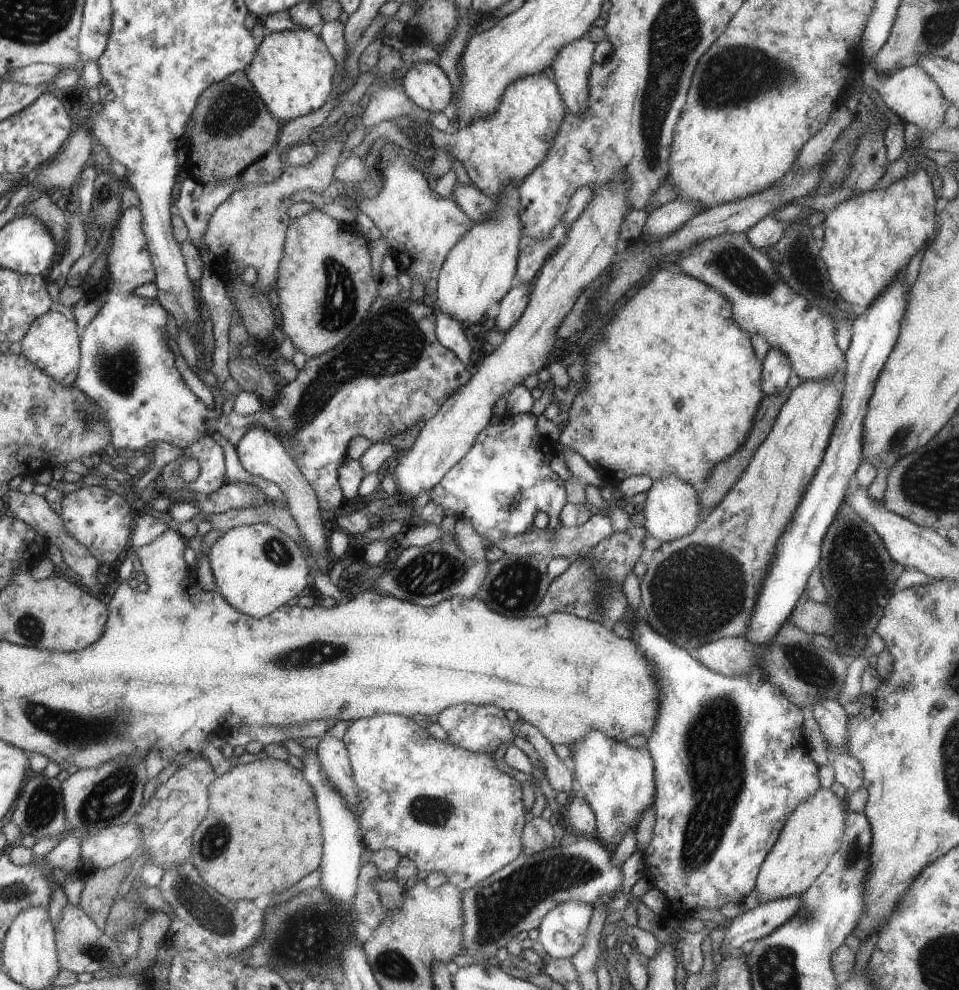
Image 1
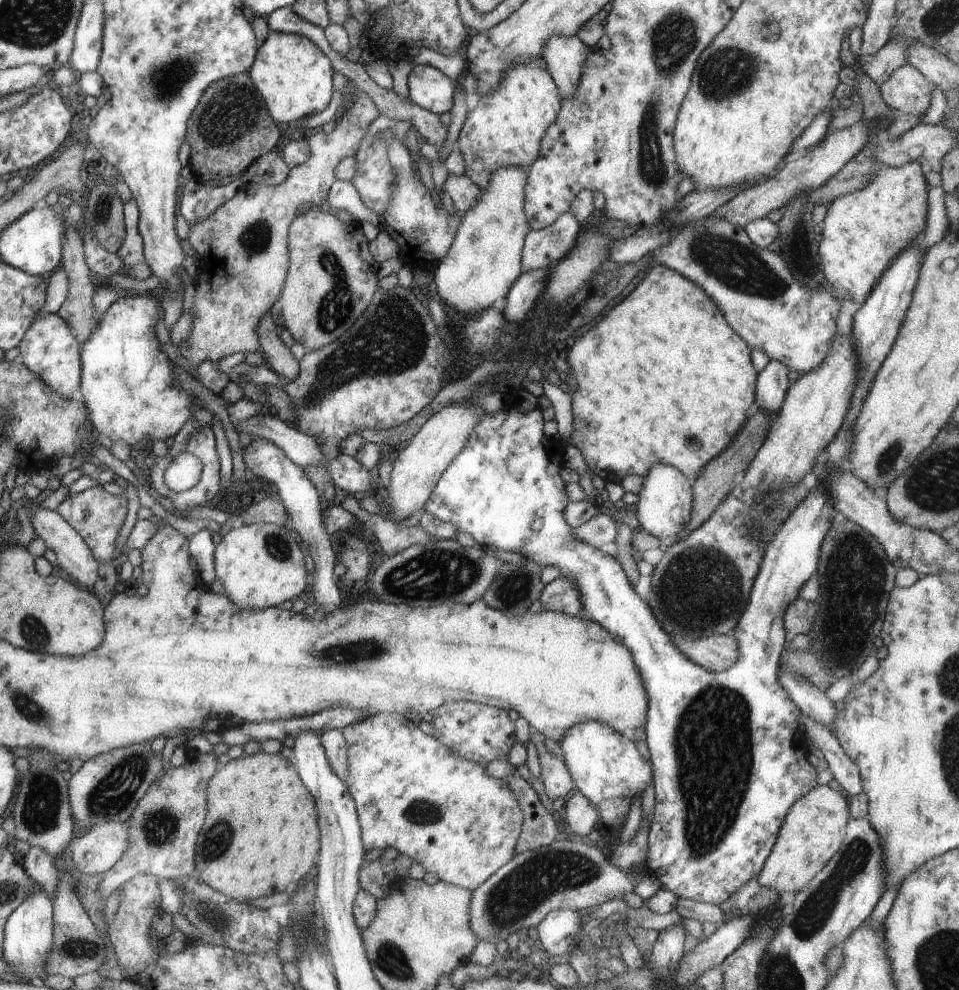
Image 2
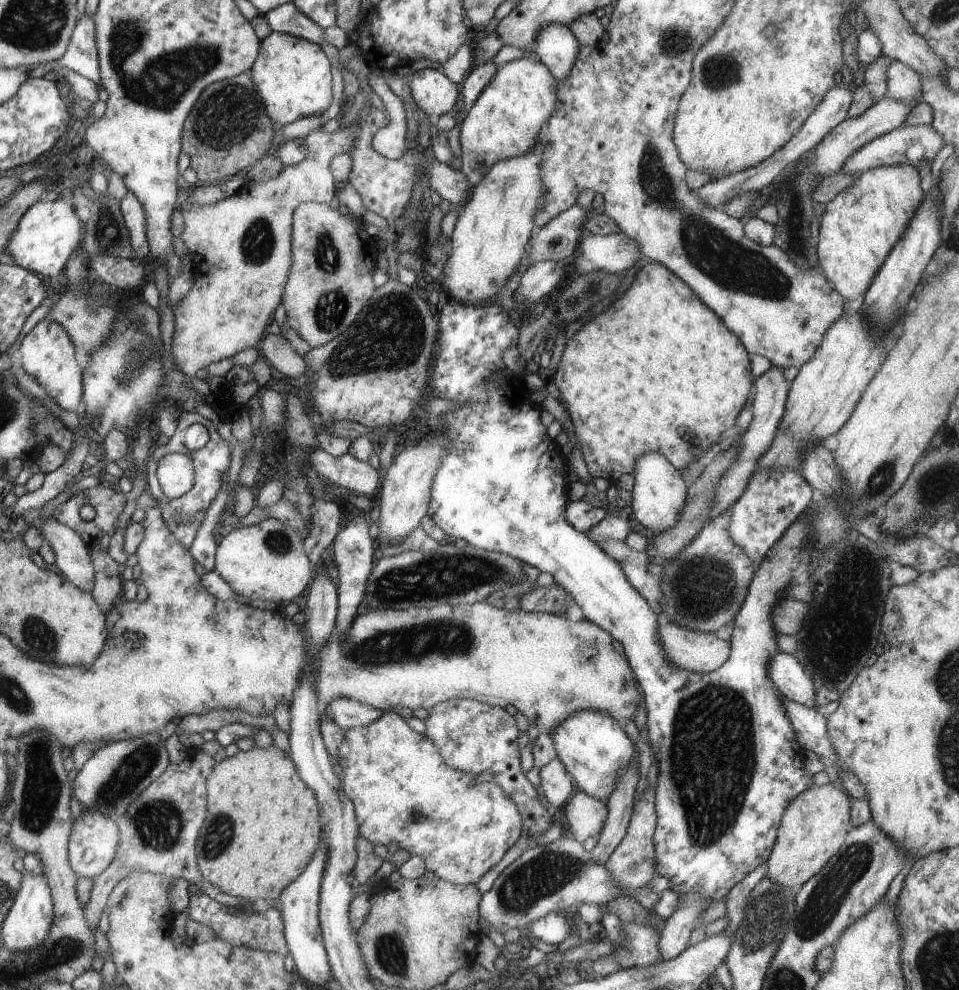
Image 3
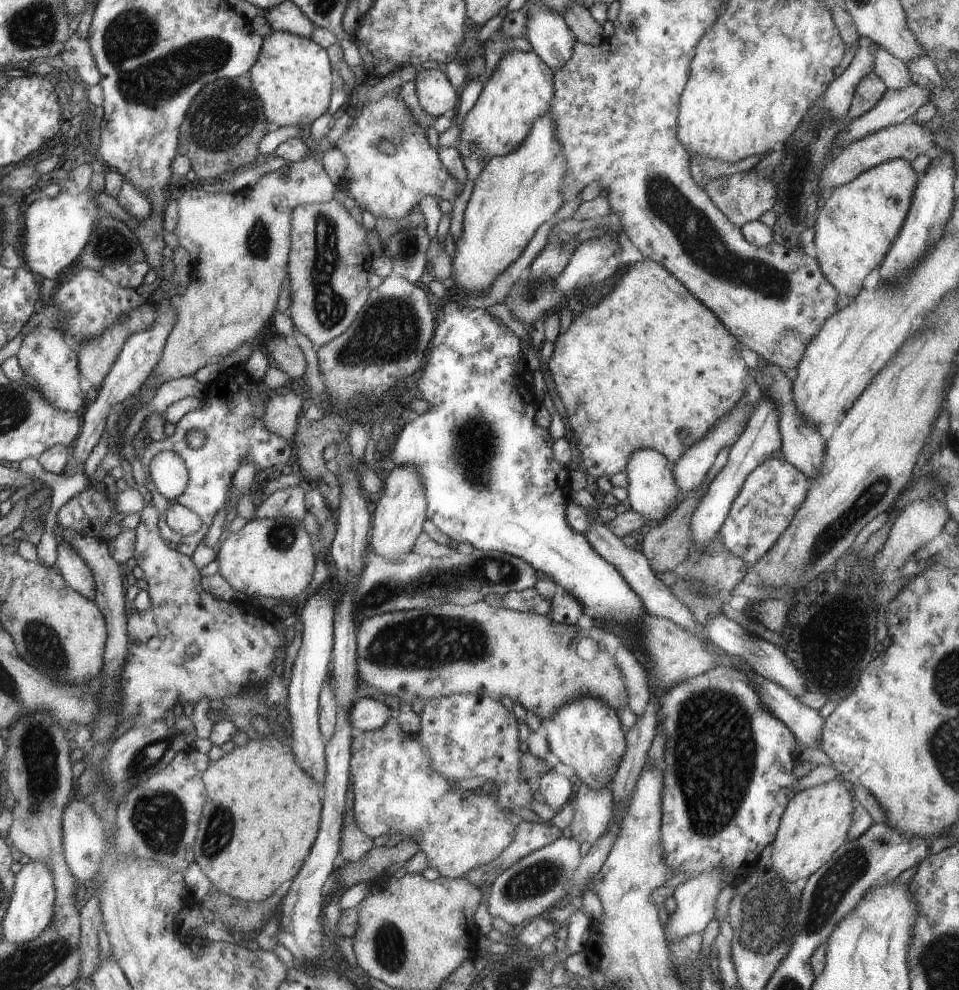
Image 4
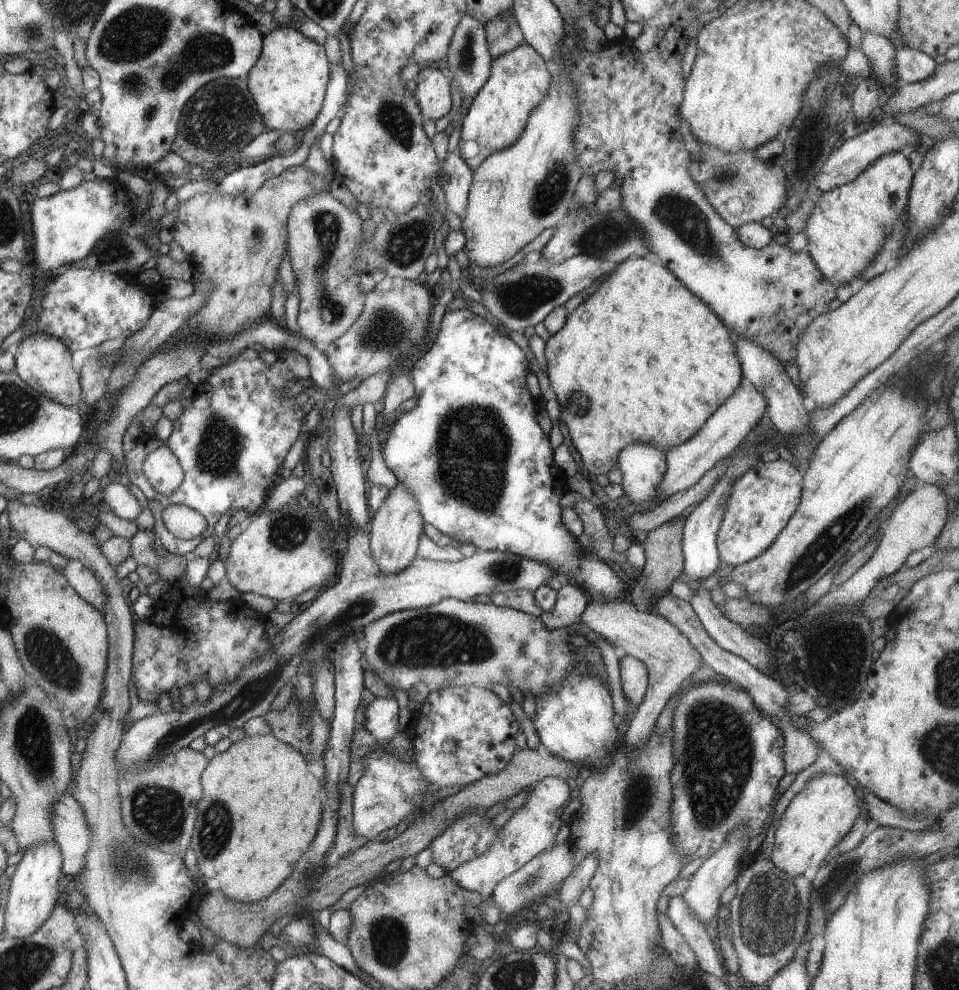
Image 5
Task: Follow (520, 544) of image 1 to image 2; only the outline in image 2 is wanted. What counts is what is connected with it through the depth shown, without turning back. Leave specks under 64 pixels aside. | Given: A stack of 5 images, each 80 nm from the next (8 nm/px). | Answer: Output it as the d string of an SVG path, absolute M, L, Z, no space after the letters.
M598 513L582 526L572 529L572 534L582 542L602 548L604 544L612 544L617 537L617 522L605 513Z

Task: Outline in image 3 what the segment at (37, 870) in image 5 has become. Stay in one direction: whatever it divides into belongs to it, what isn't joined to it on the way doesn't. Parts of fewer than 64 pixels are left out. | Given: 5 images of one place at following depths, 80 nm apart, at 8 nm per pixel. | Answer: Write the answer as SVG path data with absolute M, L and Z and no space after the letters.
M26 873L22 885L16 895L14 904L3 922L3 942L12 954L27 953L37 946L43 945L51 933L52 922L52 897L50 896L50 882L44 874Z

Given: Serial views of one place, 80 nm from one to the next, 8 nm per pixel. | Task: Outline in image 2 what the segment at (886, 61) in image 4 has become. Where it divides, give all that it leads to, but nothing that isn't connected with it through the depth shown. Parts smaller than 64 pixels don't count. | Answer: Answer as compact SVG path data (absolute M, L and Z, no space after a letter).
M910 64L898 67L878 86L882 100L897 114L924 117L934 86Z

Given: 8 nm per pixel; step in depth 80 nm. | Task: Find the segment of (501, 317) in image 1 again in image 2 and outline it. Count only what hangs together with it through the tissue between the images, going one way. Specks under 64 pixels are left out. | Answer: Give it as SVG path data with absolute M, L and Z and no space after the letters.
M549 267L538 269L521 275L510 287L506 298L506 306L501 312L505 320L520 322L530 310L537 304L537 300L545 287L549 277Z

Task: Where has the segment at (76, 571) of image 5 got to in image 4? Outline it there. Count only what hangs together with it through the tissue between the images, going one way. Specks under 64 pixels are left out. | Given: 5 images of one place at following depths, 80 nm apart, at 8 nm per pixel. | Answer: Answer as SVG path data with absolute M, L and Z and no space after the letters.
M60 541L57 544L56 568L66 579L68 584L79 591L80 594L95 600L96 587L95 577L79 552L73 547L70 541Z

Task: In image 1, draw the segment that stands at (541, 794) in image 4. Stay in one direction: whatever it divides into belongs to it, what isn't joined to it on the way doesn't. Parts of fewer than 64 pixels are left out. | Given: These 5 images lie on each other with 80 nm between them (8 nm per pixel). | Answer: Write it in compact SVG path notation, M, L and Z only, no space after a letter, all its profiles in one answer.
M515 721L511 724L515 736L525 737L532 743L543 764L543 774L556 792L570 793L575 778L570 763L562 761L553 744L533 724Z

